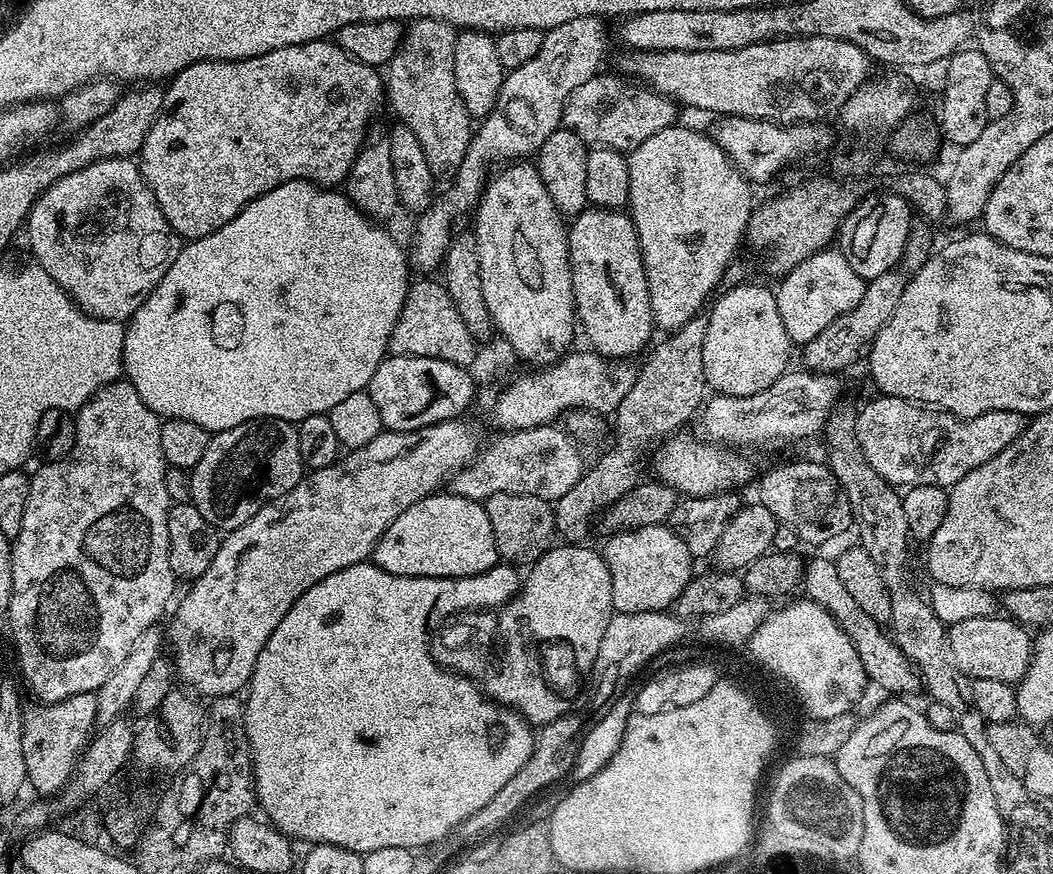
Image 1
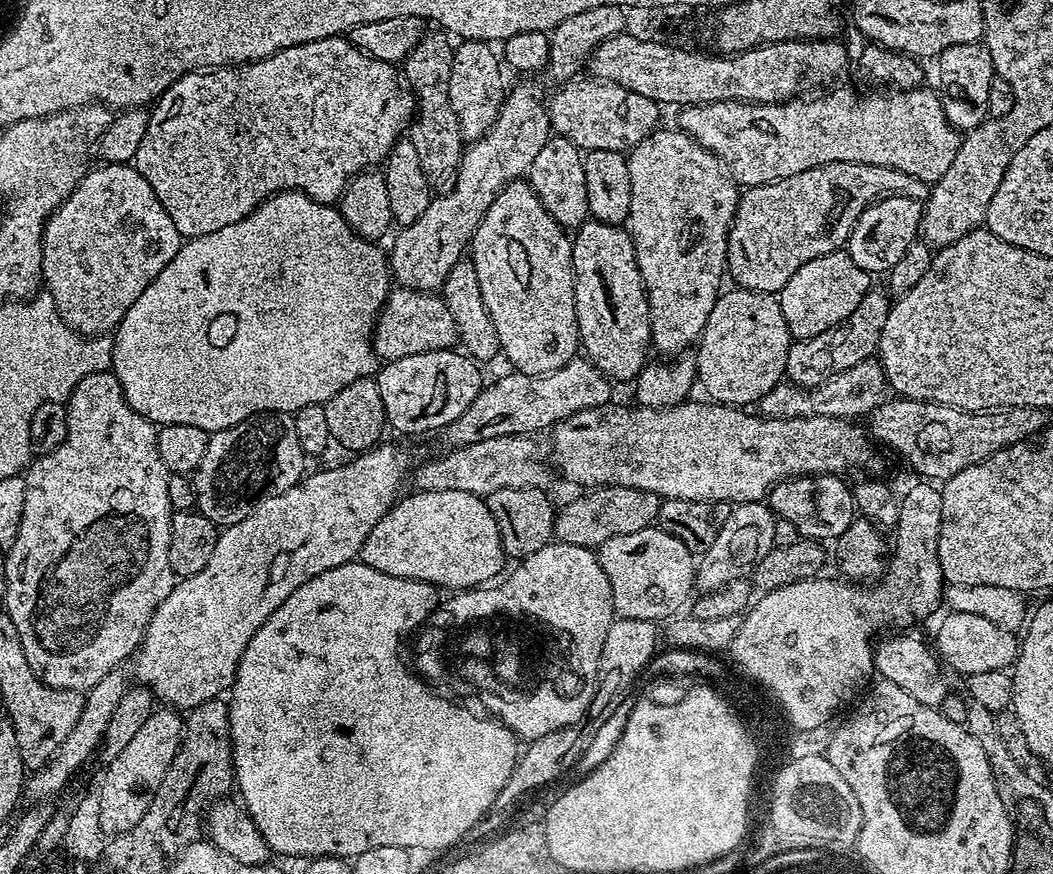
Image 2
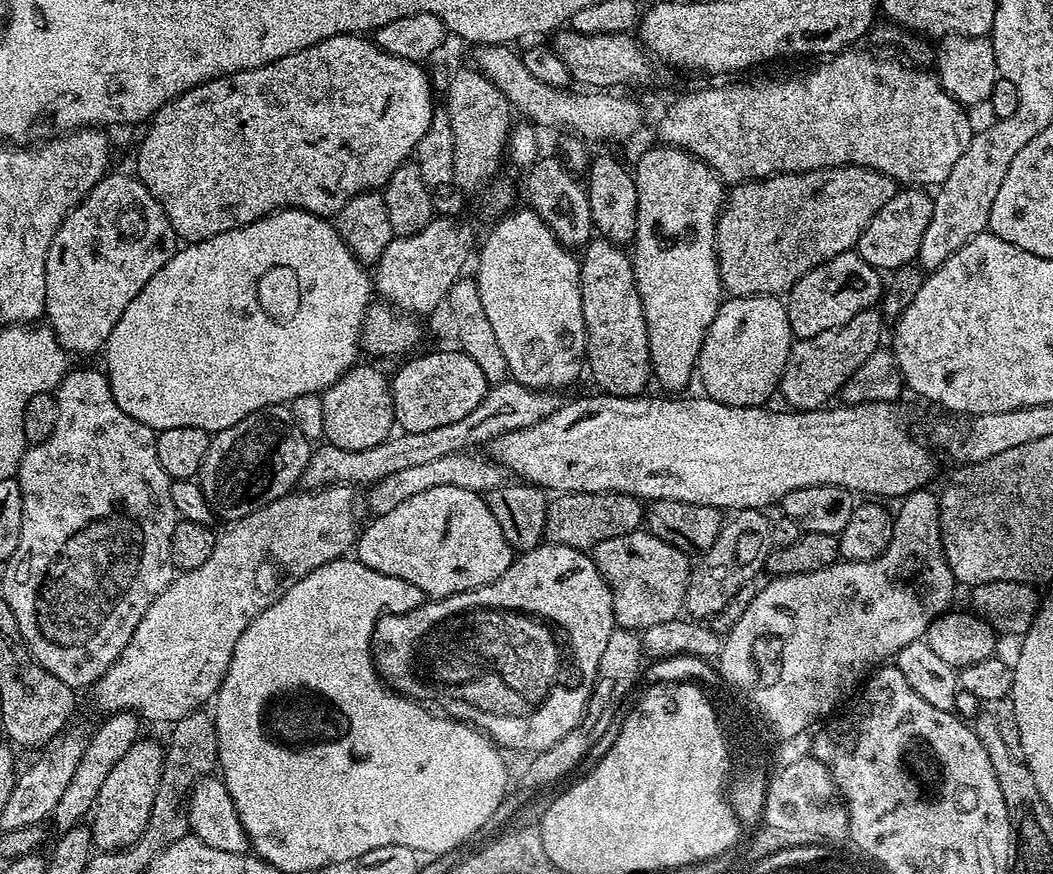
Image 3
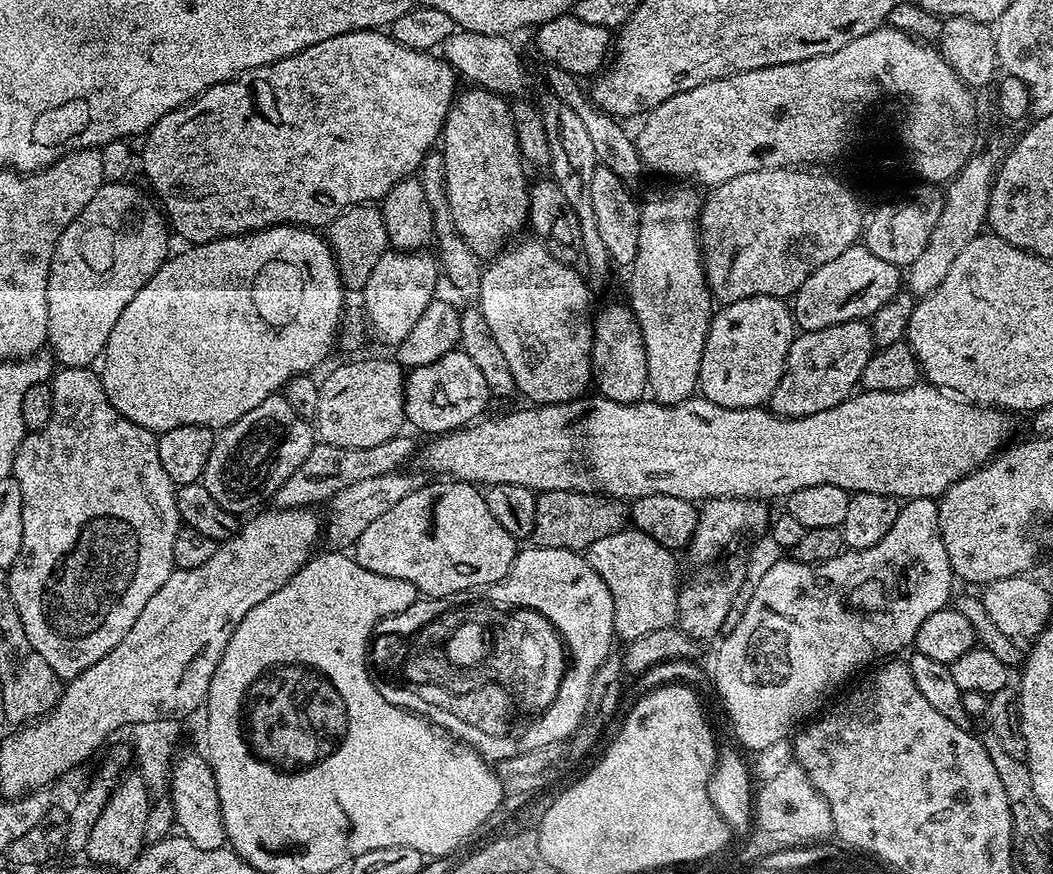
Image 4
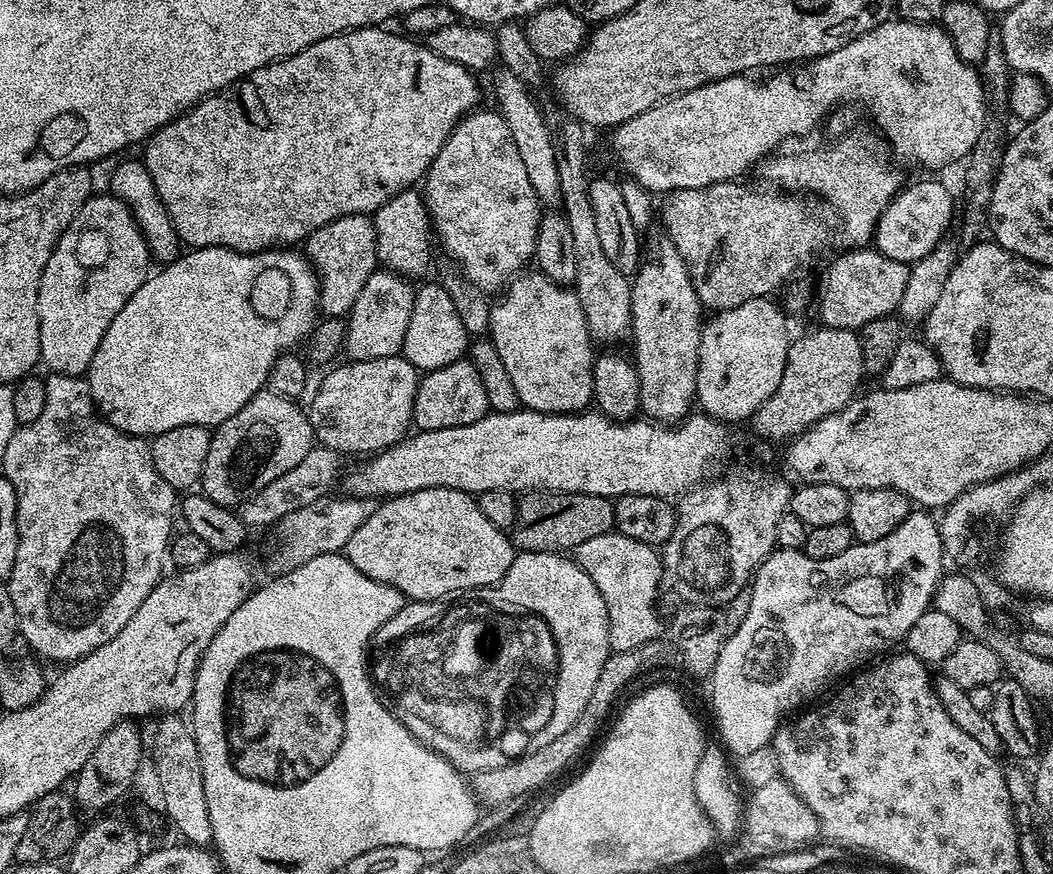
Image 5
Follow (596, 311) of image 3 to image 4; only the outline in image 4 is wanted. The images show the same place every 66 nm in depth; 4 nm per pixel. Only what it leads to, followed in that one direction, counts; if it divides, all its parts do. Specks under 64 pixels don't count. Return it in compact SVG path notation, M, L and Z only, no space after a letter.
M627 303L608 304L600 313L595 313L592 325L592 384L599 395L618 404L634 404L645 399L648 392L646 352L638 322Z

